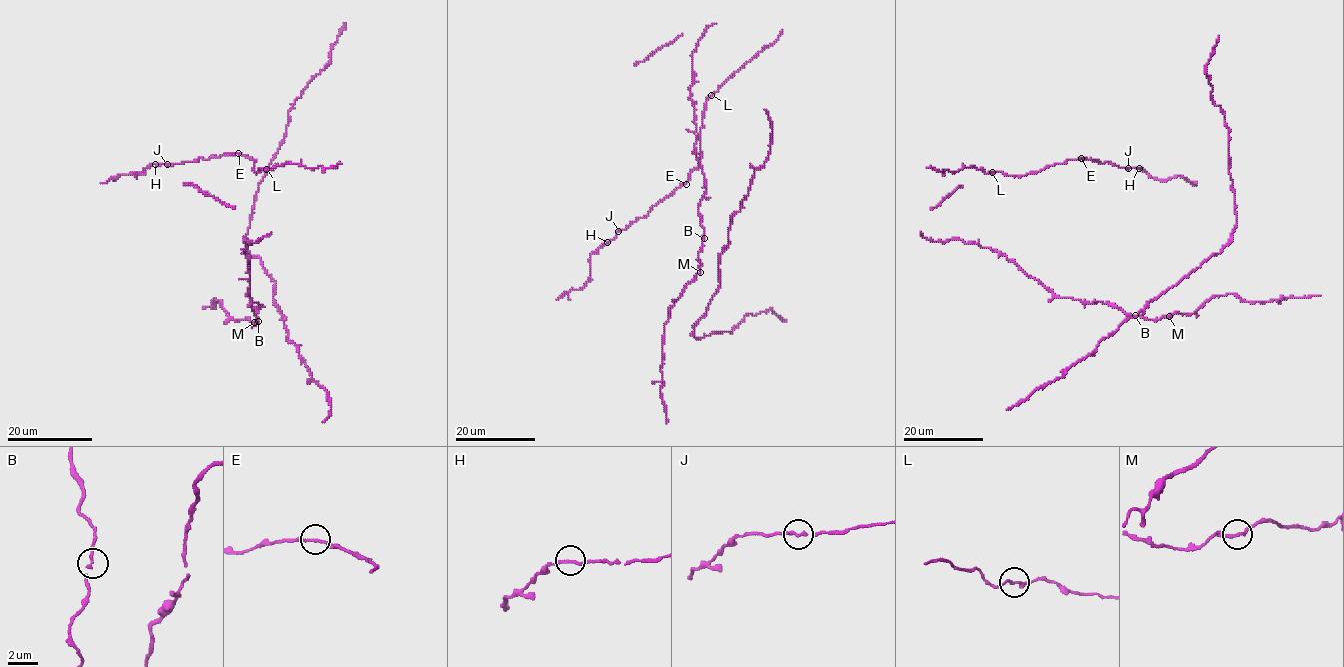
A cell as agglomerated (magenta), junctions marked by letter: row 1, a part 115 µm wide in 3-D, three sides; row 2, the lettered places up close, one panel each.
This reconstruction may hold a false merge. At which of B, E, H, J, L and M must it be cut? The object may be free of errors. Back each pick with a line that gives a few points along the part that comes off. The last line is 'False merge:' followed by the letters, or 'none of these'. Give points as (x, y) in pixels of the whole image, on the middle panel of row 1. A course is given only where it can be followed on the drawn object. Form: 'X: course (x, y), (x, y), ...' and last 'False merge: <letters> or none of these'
False merge: none of these

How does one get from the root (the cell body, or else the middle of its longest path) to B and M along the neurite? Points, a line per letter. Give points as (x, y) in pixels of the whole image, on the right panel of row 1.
B: (1067, 298), (1108, 303), (1127, 315), (1135, 315)
M: (1067, 298), (1112, 304), (1127, 315), (1150, 320), (1169, 316)

